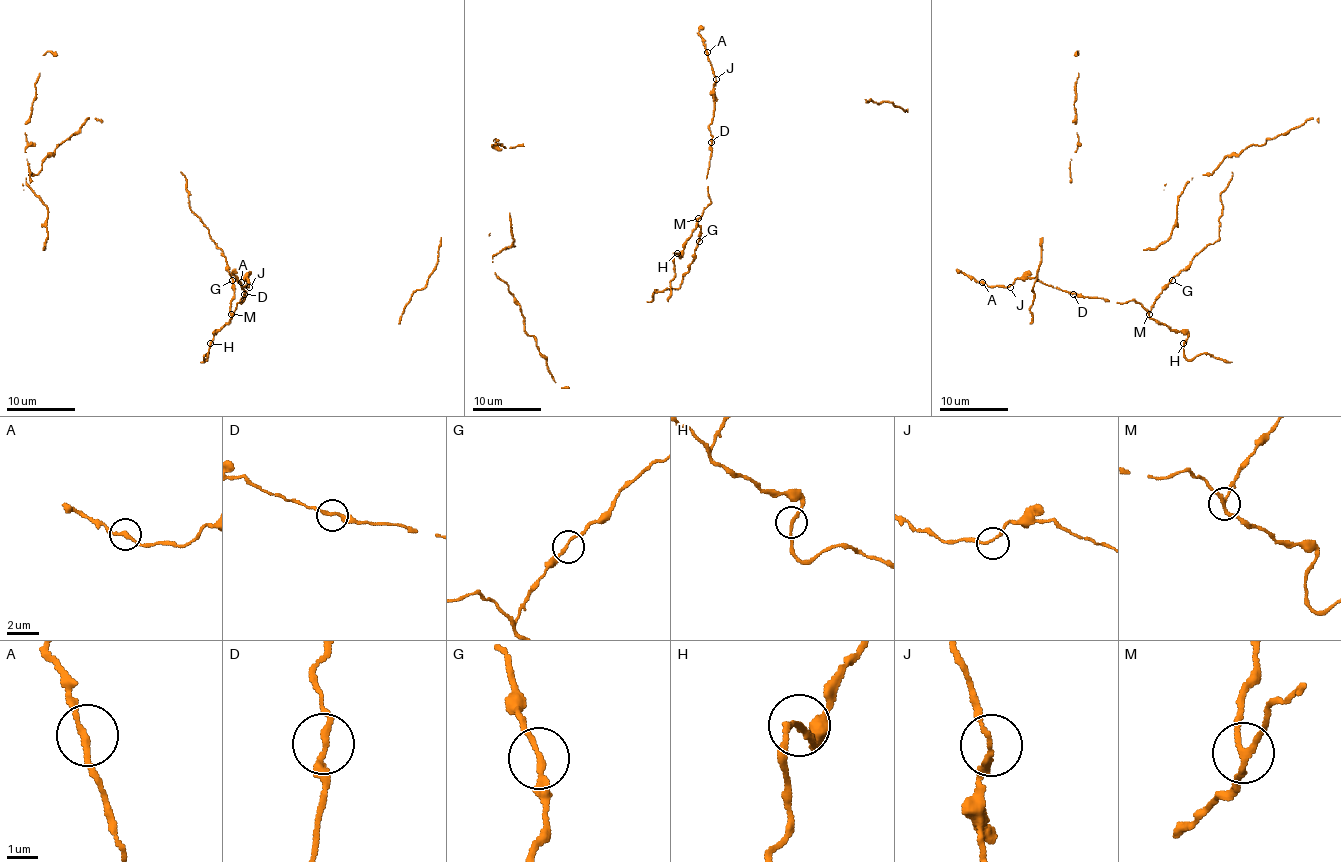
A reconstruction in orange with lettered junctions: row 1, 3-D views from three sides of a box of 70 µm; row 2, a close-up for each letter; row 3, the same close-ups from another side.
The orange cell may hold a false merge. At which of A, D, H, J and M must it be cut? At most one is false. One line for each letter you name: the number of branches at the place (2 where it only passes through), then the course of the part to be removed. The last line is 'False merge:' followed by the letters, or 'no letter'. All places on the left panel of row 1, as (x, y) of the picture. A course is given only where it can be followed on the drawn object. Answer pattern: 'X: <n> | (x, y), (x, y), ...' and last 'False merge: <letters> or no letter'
M: 3 | (231, 314), (234, 280), (227, 270), (224, 253), (190, 209), (186, 180), (180, 171)
False merge: M

